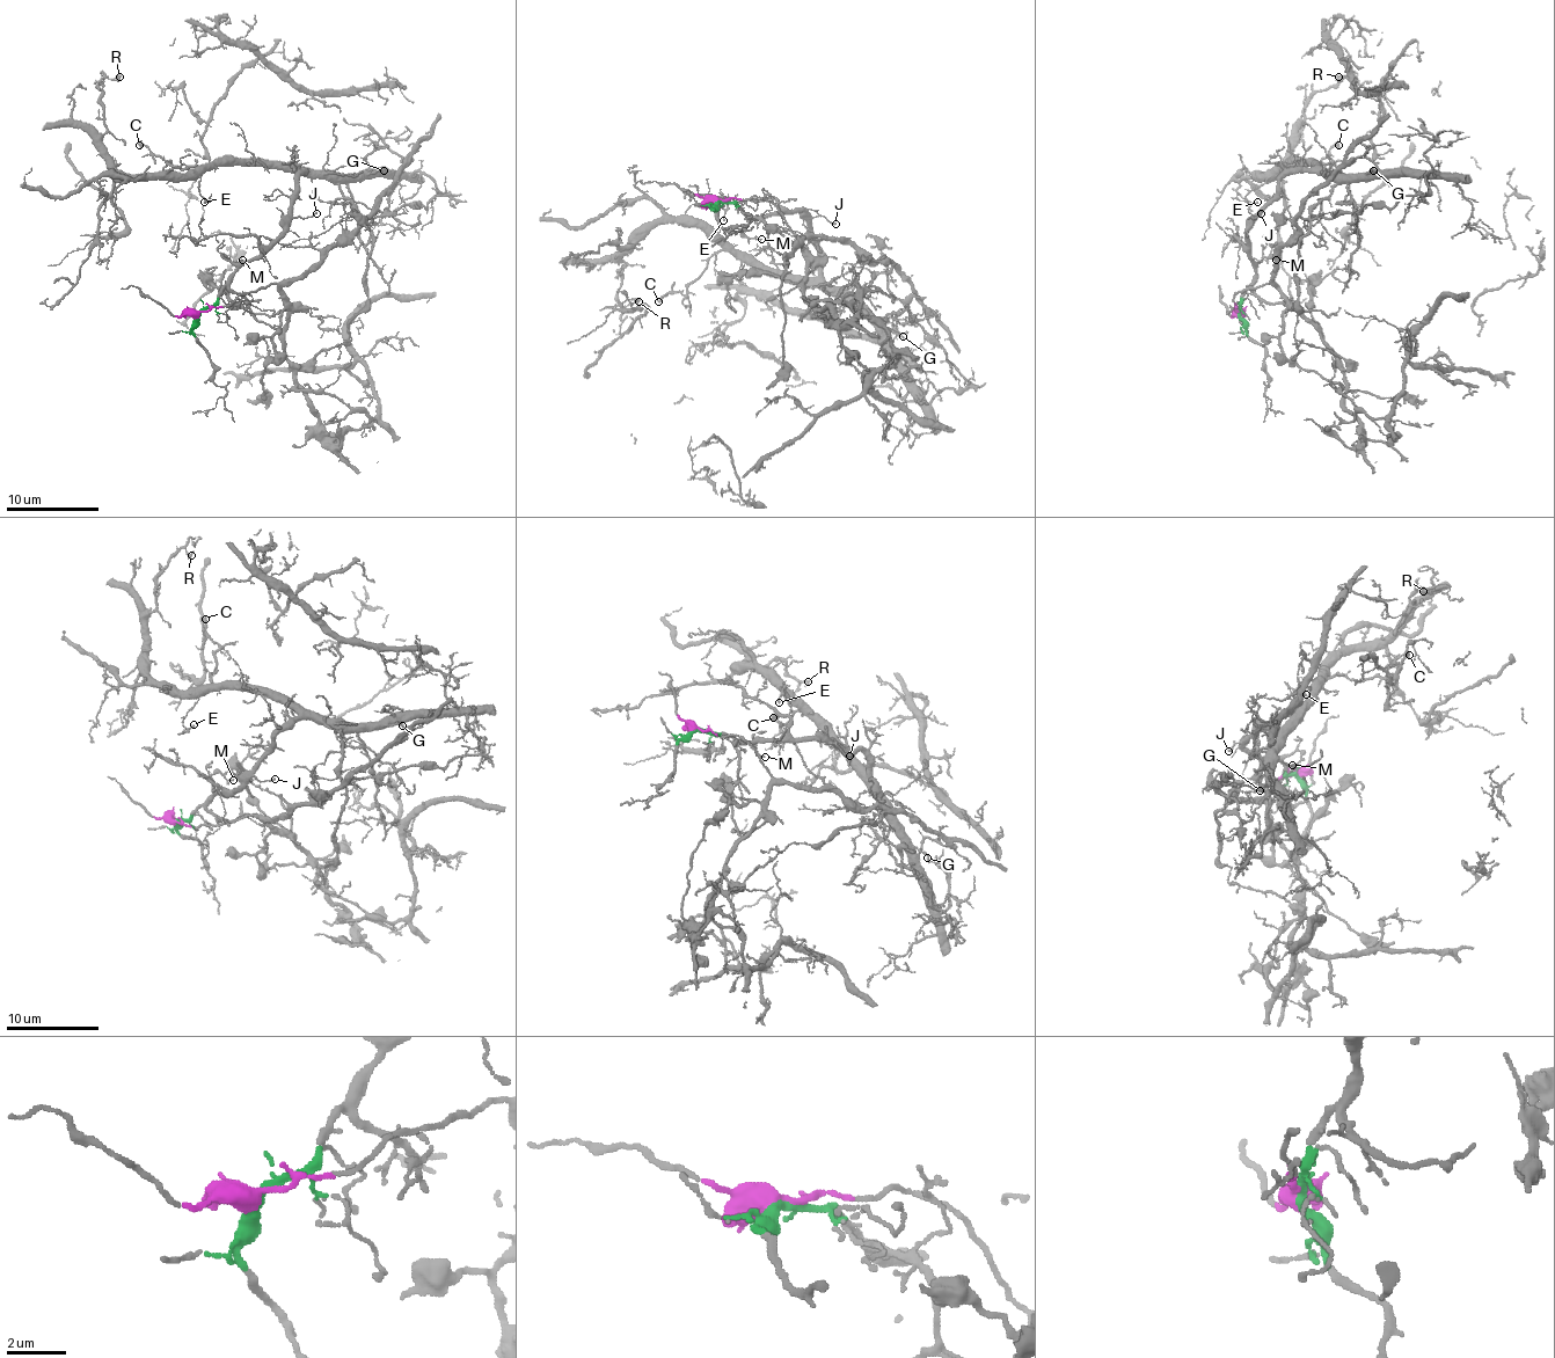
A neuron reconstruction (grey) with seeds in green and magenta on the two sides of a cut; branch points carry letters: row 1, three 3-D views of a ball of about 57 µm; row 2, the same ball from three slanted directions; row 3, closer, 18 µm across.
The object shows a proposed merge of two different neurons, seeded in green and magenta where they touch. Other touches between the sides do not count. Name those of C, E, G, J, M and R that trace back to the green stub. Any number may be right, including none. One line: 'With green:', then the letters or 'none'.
With green: C, E, G, J, M, R

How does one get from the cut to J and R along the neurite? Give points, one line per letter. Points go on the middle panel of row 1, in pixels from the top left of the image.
J: (717, 201), (735, 203), (753, 219), (807, 210), (813, 217), (825, 217), (837, 224)
R: (717, 201), (800, 210), (818, 275), (655, 224), (620, 256), (618, 300), (639, 303)

